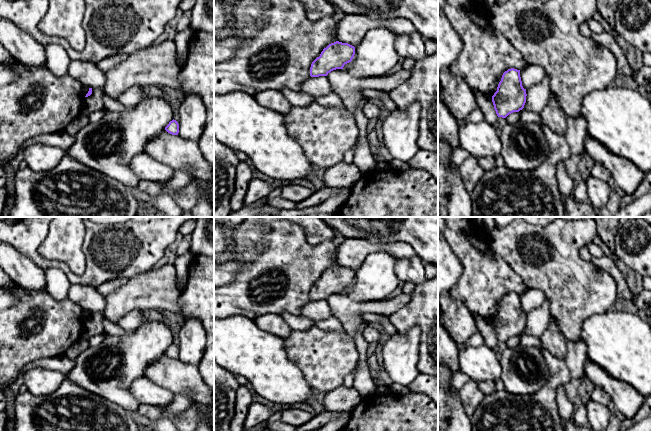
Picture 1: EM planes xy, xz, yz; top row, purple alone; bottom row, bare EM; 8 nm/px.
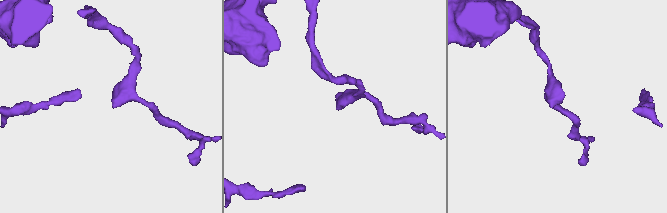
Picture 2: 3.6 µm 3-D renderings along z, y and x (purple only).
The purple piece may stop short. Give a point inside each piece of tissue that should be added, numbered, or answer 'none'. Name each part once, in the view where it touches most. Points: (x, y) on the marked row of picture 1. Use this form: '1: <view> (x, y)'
none

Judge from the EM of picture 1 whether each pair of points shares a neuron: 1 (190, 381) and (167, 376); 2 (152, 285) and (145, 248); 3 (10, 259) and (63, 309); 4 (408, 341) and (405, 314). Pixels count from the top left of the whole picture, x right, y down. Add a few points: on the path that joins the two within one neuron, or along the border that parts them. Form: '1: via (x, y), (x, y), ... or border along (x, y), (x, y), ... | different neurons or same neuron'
1: via (184, 378), (173, 376) | same neuron
2: border along (152, 267), (128, 279) | different neurons
3: border along (19, 285), (28, 290), (43, 290), (45, 288) | different neurons
4: border along (397, 330), (420, 330), (418, 353) | different neurons

